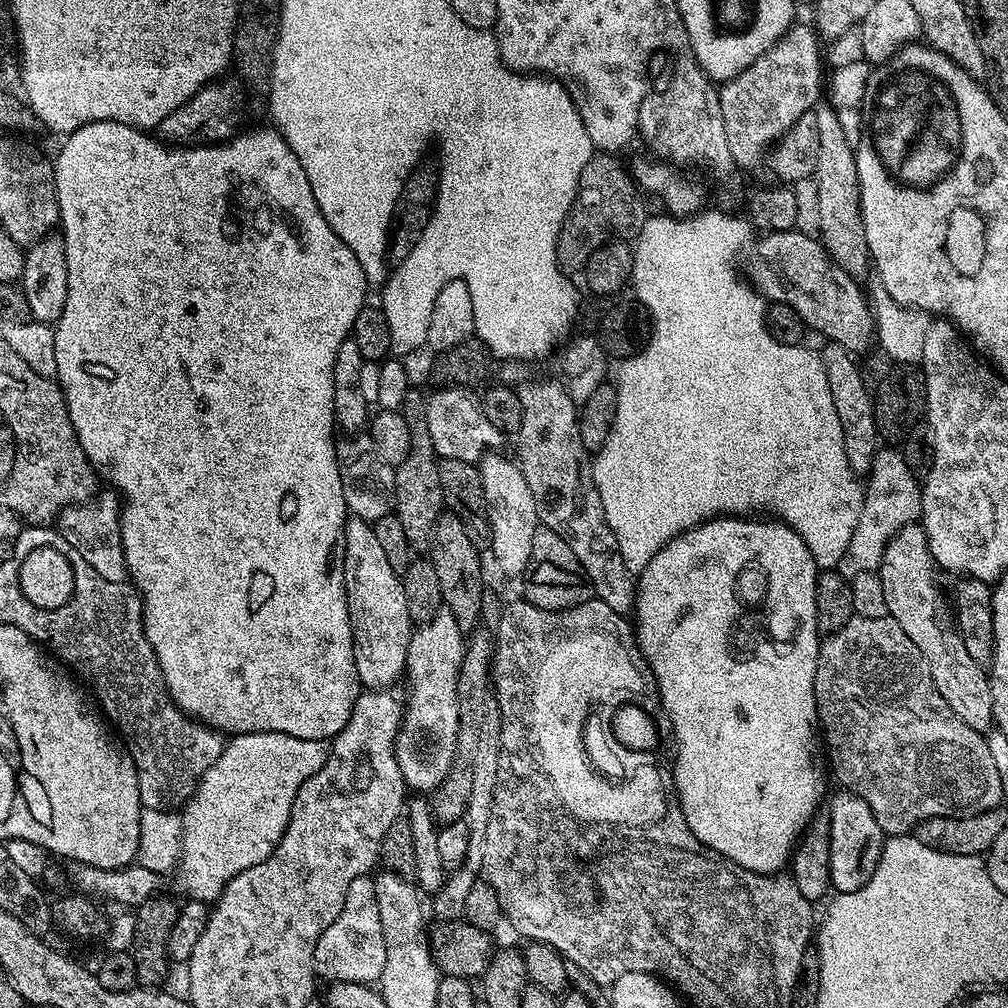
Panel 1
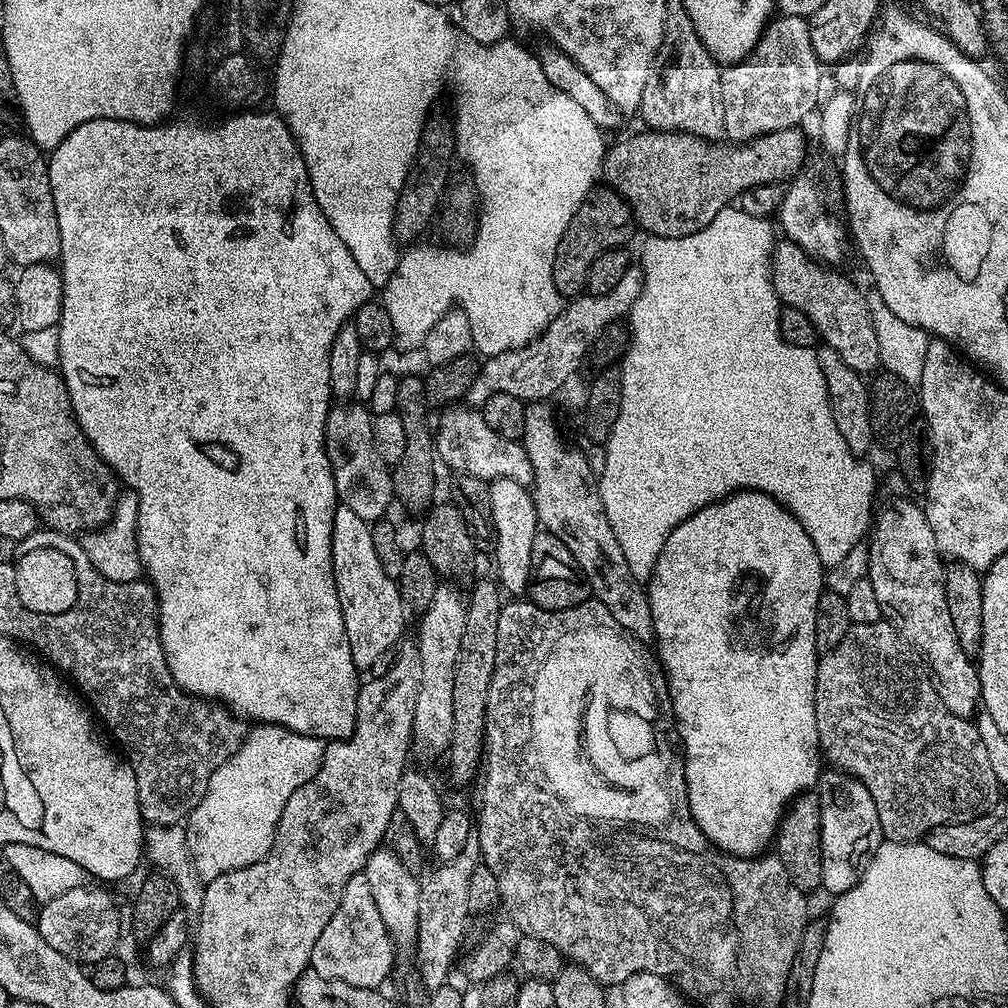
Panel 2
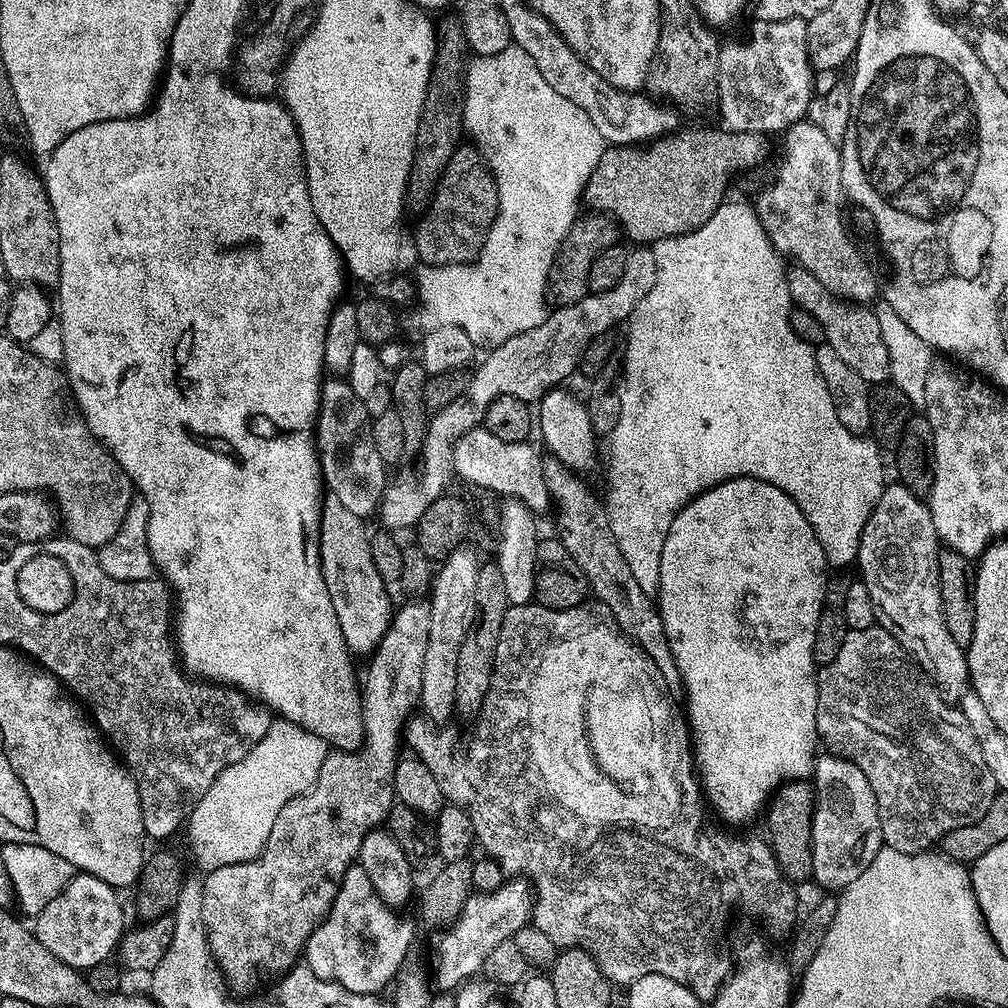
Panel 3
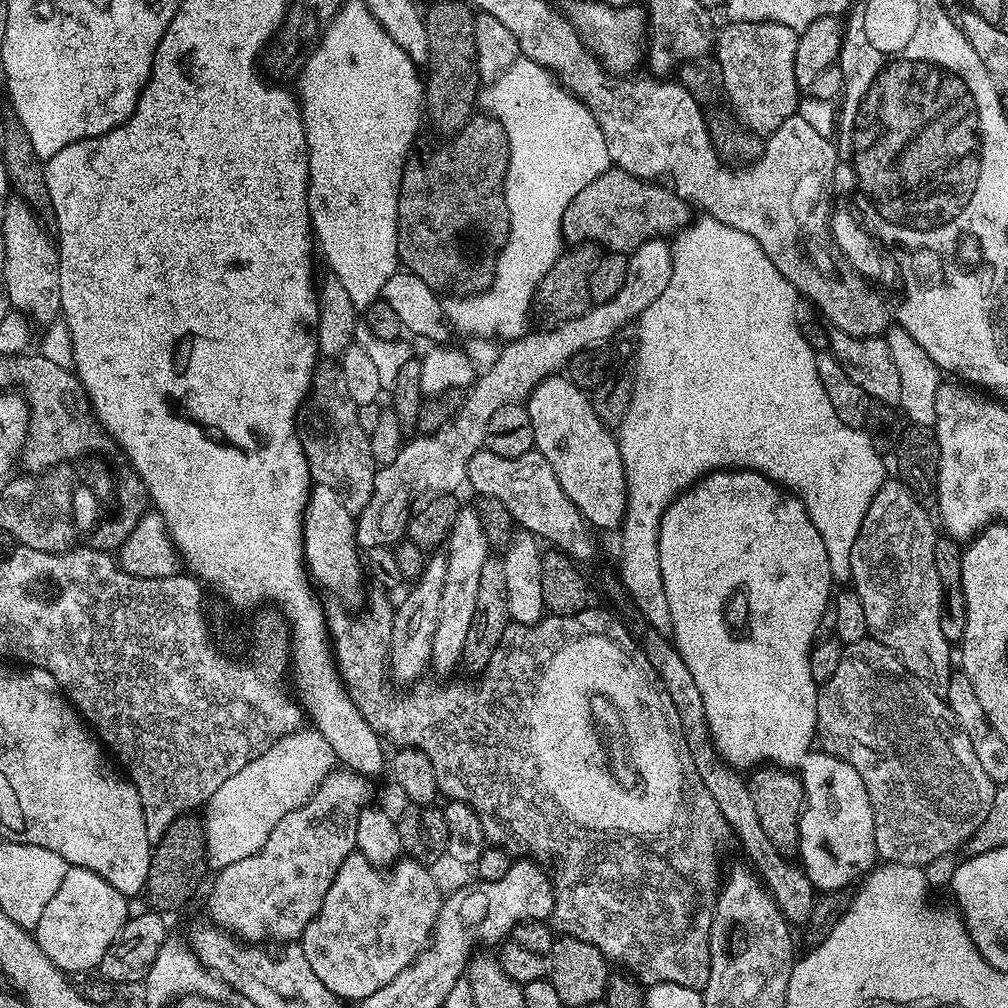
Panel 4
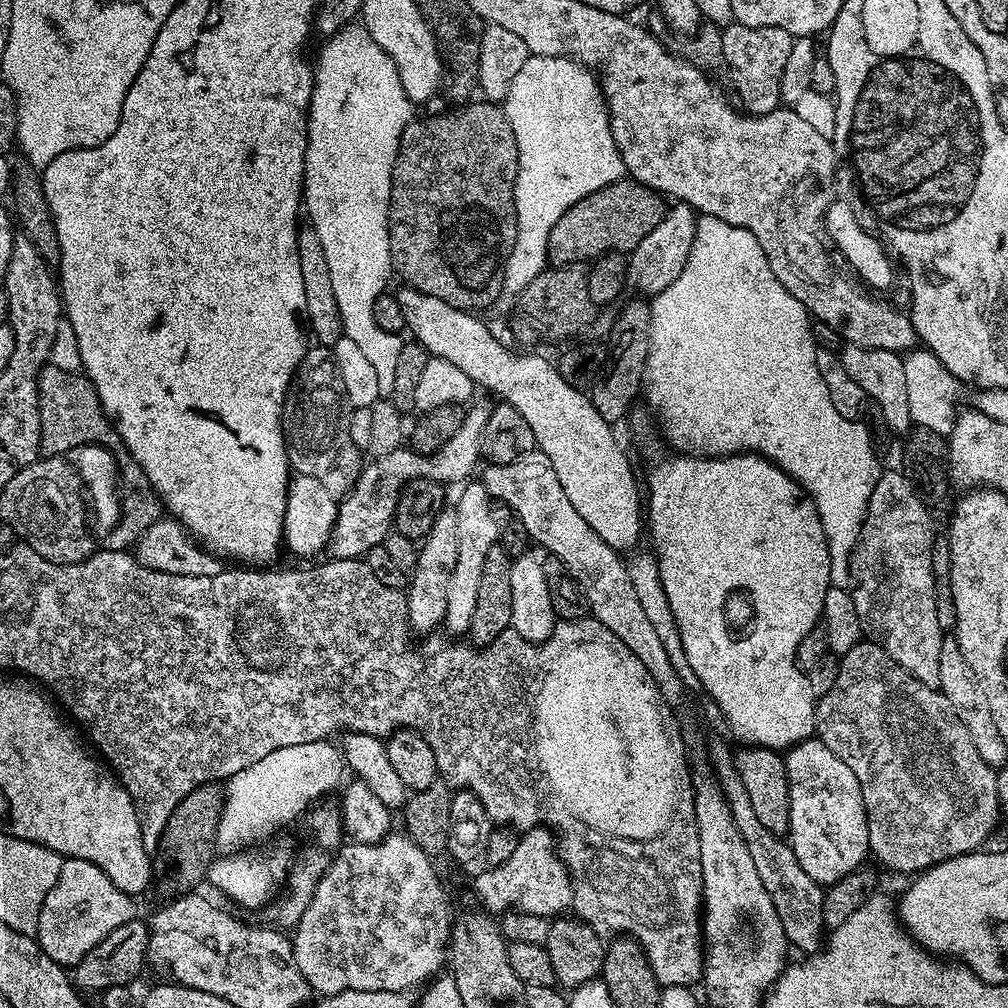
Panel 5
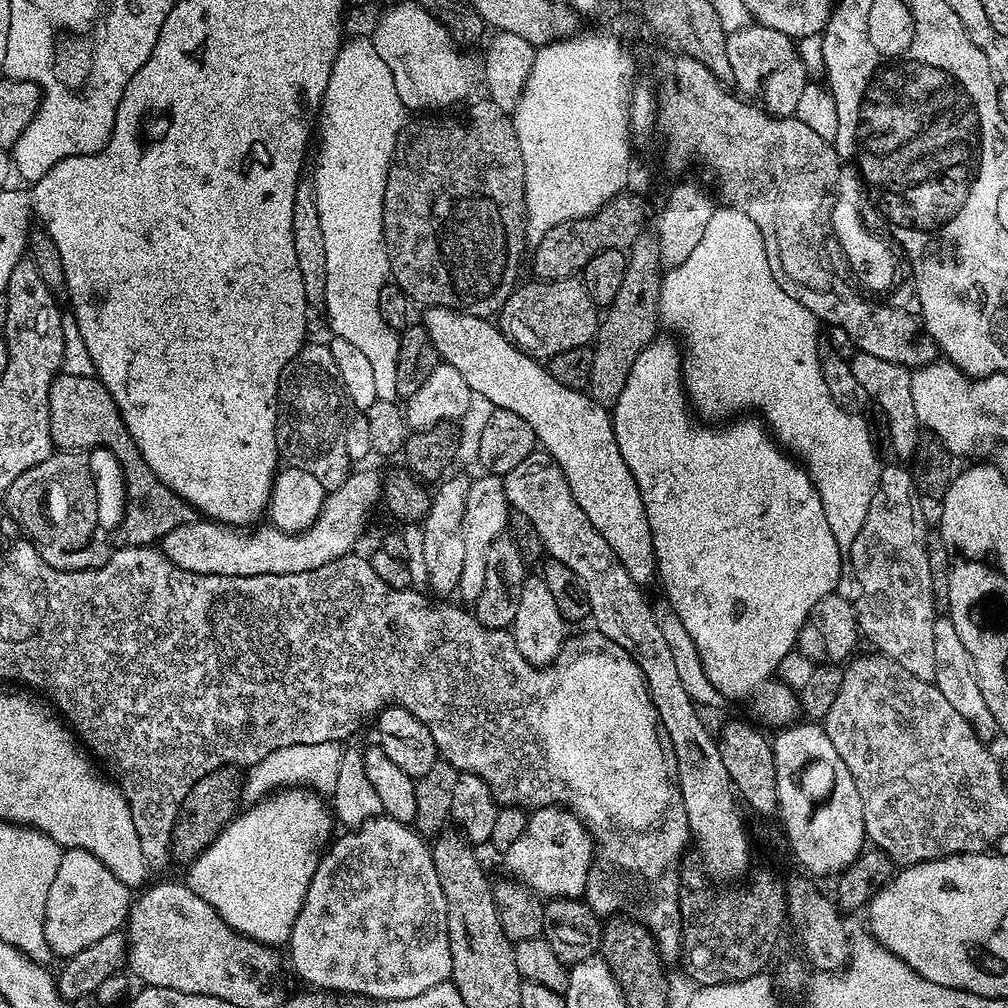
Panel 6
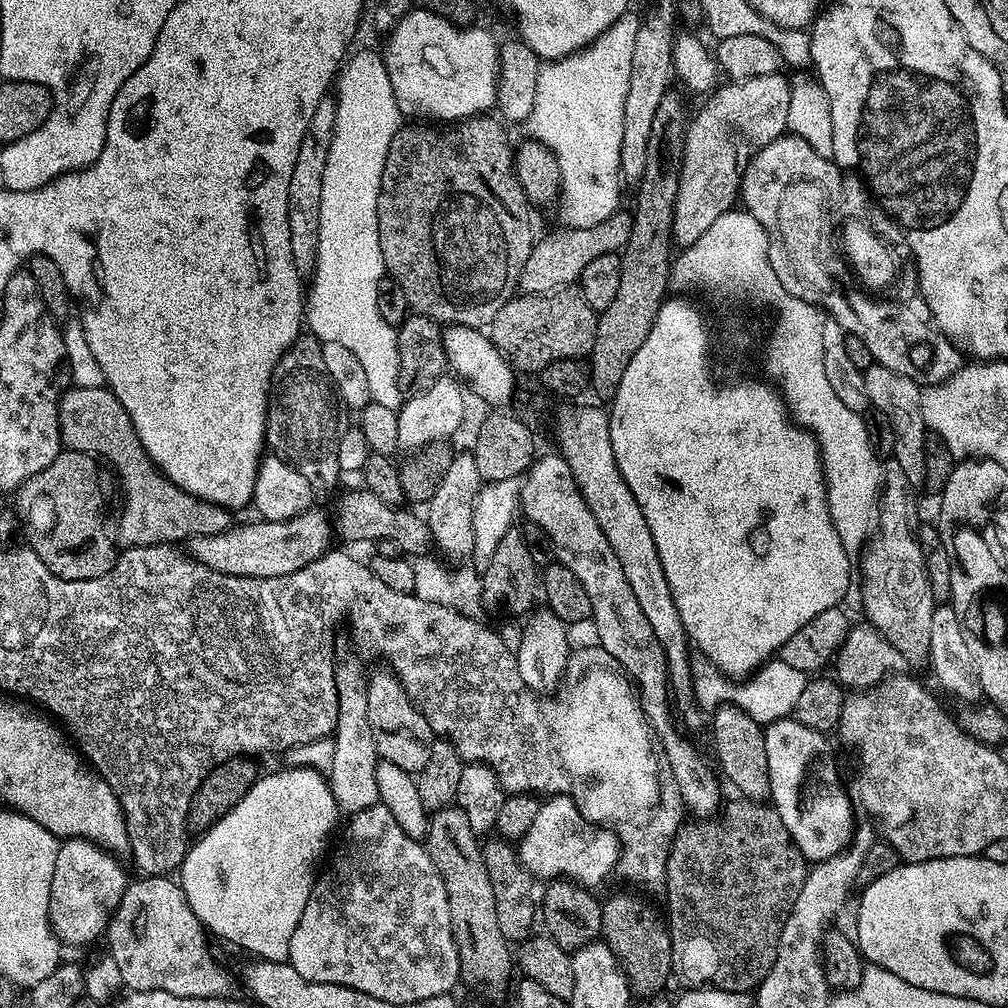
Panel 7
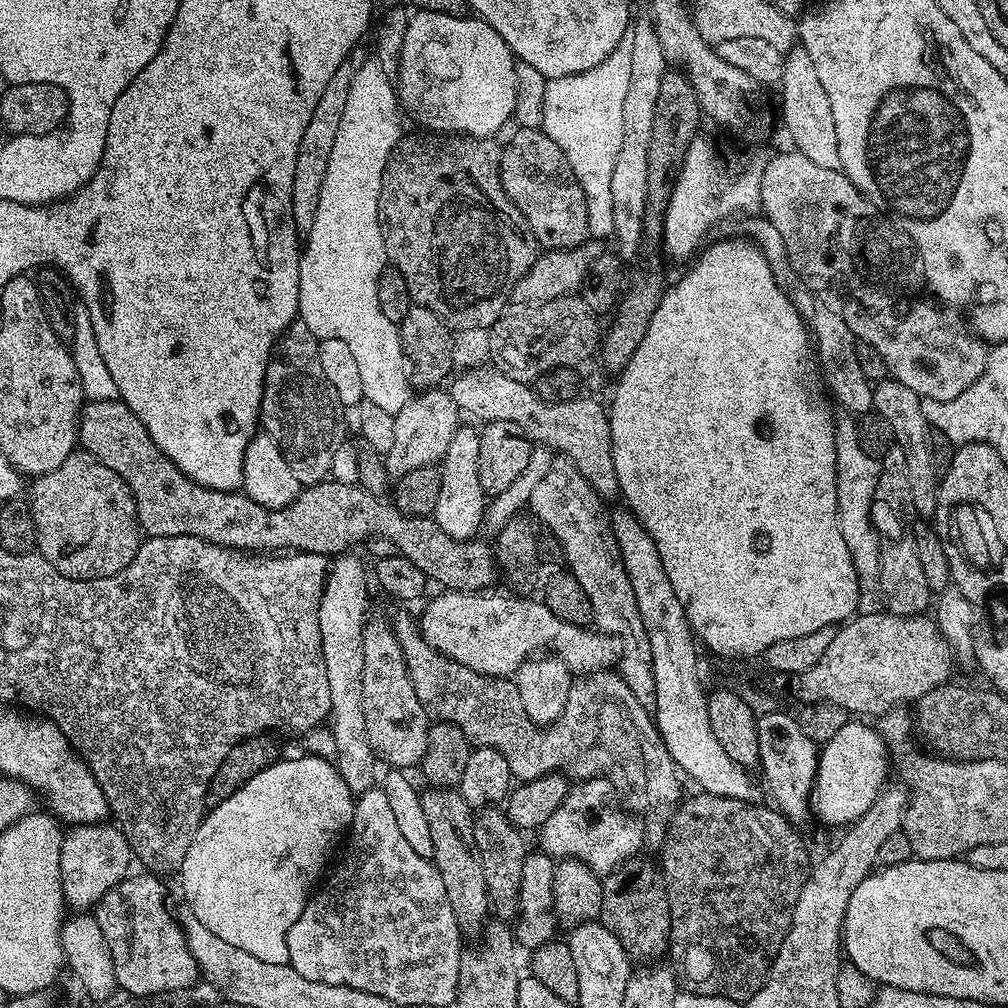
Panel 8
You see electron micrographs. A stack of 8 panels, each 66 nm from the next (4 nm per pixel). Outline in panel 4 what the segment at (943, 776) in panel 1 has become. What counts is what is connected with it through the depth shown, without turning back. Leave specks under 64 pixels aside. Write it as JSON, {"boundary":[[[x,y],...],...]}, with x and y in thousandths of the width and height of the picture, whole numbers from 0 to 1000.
{"boundary":[[[858,633],[840,640],[831,657],[831,665],[827,665],[827,669],[818,679],[813,680],[810,688],[812,692],[810,729],[813,737],[817,737],[814,738],[816,745],[835,752],[840,758],[847,760],[847,764],[851,764],[851,768],[859,780],[859,788],[863,788],[863,800],[867,804],[867,831],[869,832],[870,850],[882,857],[922,859],[921,857],[927,856],[928,853],[935,852],[939,845],[946,844],[951,837],[952,840],[959,838],[962,830],[970,823],[970,819],[974,819],[974,815],[978,815],[978,812],[986,800],[990,779],[984,775],[982,768],[978,768],[978,760],[974,760],[974,756],[970,756],[970,748],[966,748],[966,740],[962,736],[958,724],[954,724],[954,720],[948,715],[948,710],[942,704],[939,693],[934,688],[932,690],[928,687],[930,684],[920,674],[914,673],[912,670],[888,671],[885,668],[885,659],[887,660],[886,648],[878,639],[874,639],[868,633]]]}

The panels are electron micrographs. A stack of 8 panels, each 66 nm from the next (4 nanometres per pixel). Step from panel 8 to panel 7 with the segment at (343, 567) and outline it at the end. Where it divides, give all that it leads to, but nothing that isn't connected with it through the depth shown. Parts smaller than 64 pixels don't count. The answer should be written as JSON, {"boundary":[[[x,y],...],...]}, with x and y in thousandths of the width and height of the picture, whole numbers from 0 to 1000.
{"boundary":[[[341,655],[338,659],[336,656],[332,660],[332,665],[335,712],[332,727],[328,731],[331,736],[331,756],[323,769],[338,807],[348,808],[377,797],[373,767],[375,751],[365,711],[365,676],[361,659],[357,655]]]}

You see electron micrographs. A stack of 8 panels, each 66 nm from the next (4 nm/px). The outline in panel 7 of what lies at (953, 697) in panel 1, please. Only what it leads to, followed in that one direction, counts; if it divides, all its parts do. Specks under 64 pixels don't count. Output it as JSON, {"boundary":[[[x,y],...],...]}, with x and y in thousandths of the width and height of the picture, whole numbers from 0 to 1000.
{"boundary":[[[882,455],[879,460],[879,471],[875,476],[875,489],[873,491],[873,514],[871,517],[871,523],[868,525],[867,531],[862,535],[855,551],[851,556],[851,571],[857,574],[857,607],[859,610],[860,618],[864,619],[865,622],[870,623],[873,628],[877,631],[877,634],[893,648],[894,652],[900,653],[901,651],[905,655],[920,652],[921,646],[923,645],[923,613],[927,609],[927,605],[930,601],[930,596],[925,593],[925,586],[923,585],[923,577],[921,576],[921,570],[919,569],[919,562],[917,561],[917,555],[915,554],[915,546],[913,545],[913,537],[911,535],[911,520],[910,517],[905,517],[909,512],[909,500],[905,497],[903,489],[903,481],[900,478],[899,471],[895,468],[894,462],[892,462],[889,456]]]}

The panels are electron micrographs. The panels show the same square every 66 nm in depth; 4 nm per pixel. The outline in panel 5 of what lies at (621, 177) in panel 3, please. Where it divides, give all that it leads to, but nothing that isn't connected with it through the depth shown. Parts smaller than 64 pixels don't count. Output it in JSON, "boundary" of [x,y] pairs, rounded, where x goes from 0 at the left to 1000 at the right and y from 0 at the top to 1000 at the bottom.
{"boundary":[[[616,177],[602,183],[597,188],[565,204],[558,216],[554,216],[544,237],[544,262],[555,264],[583,260],[600,250],[625,252],[633,240],[637,240],[637,236],[641,236],[641,232],[645,232],[645,228],[659,218],[659,198],[656,191],[626,177]]]}

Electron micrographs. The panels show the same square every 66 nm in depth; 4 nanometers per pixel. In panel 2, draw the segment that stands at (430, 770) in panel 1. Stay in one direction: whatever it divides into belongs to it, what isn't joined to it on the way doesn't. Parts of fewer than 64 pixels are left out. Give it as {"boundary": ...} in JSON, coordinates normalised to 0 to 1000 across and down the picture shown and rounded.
{"boundary":[[[438,577],[431,585],[431,597],[420,604],[417,629],[411,633],[413,647],[419,653],[419,685],[411,700],[410,735],[425,746],[439,747],[448,737],[450,724],[450,657],[454,657],[454,640],[458,638],[458,625],[462,625],[461,588],[450,580]]]}

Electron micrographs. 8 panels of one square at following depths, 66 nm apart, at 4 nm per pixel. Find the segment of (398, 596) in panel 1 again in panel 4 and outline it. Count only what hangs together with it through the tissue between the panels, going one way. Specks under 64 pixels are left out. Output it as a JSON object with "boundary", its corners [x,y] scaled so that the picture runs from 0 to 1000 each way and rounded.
{"boundary":[[[311,479],[306,489],[306,500],[302,503],[302,558],[309,574],[314,580],[334,587],[341,595],[353,595],[357,591],[357,582],[363,576],[363,563],[359,559],[359,548],[353,539],[353,519],[351,509],[341,500],[334,488],[327,482]]]}

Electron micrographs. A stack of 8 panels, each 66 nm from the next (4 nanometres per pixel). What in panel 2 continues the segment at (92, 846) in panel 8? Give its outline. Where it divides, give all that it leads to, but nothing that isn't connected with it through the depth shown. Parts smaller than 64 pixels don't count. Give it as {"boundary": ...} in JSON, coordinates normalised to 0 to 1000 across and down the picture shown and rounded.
{"boundary":[[[91,880],[74,881],[58,887],[58,891],[42,898],[34,914],[36,922],[40,924],[42,931],[46,931],[49,938],[54,938],[58,946],[65,946],[65,950],[74,952],[83,958],[92,958],[106,948],[112,947],[116,943],[115,936],[119,933],[119,905],[115,902],[114,891],[103,882],[106,880]]]}

